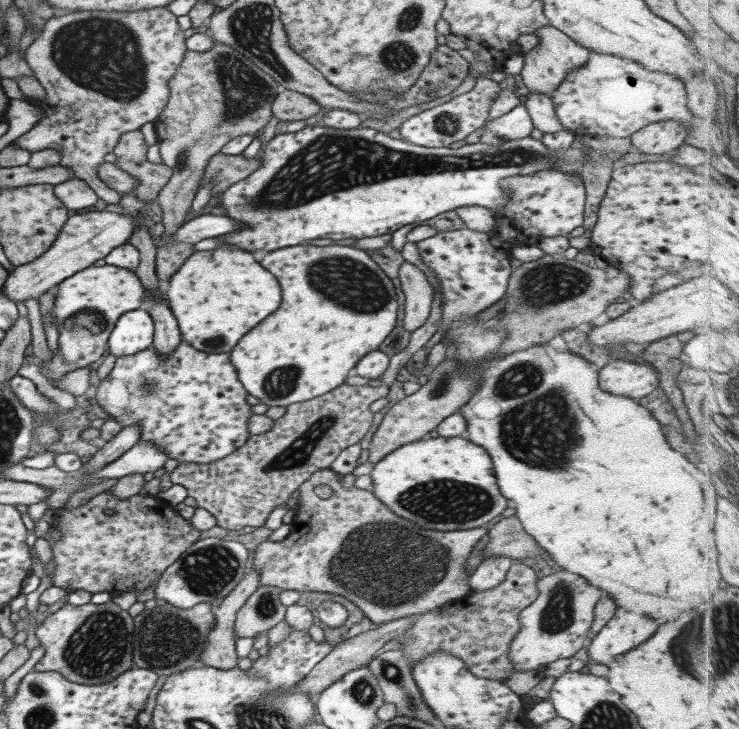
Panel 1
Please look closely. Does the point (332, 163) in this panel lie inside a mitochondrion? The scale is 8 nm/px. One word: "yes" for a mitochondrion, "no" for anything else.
yes

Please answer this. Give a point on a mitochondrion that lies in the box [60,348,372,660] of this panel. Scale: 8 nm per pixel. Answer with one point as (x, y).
(207, 571)

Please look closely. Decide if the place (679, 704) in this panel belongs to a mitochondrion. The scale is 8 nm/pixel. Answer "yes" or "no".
no

